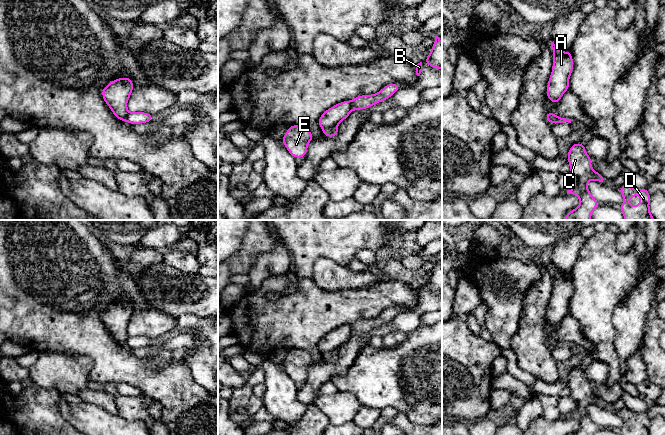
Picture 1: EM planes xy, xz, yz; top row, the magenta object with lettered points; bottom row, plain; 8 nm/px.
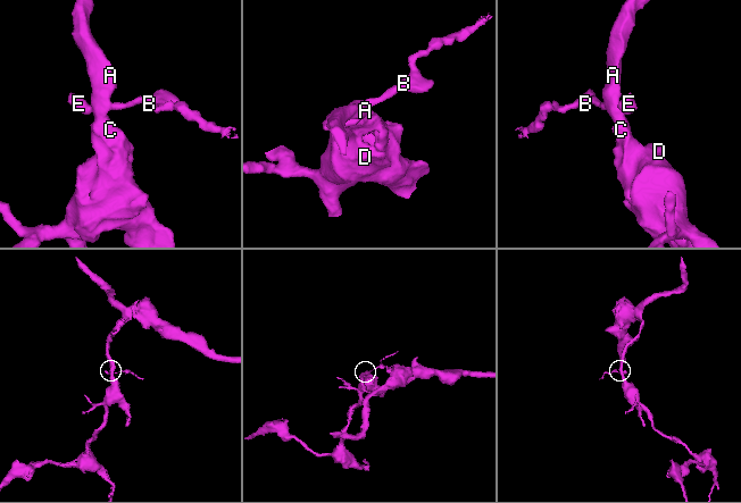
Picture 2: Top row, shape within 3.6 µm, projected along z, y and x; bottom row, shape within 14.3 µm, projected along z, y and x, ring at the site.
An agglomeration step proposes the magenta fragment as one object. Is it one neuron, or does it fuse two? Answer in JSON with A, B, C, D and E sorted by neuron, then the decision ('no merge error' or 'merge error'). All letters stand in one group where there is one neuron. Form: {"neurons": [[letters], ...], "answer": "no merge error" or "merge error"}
{"neurons": [["A", "C", "D"], ["B", "E"]], "answer": "merge error"}

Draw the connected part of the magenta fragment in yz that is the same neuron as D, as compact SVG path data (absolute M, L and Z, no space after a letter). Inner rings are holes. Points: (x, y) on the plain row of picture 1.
M625 408L622 411L619 411L619 416L624 422L623 427L619 430L621 435L650 435L649 428L651 419L649 418L647 412L636 413ZM637 417L640 420L640 429L628 429L627 426Z

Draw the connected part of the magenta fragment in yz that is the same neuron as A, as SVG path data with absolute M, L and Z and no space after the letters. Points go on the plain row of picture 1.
M551 266L553 276L552 296L547 308L546 322L558 328L562 319L569 314L569 303L574 293L571 274L562 276Z

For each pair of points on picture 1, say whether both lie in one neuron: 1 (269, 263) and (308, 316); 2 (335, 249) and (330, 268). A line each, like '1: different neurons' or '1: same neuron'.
1: different neurons
2: different neurons

